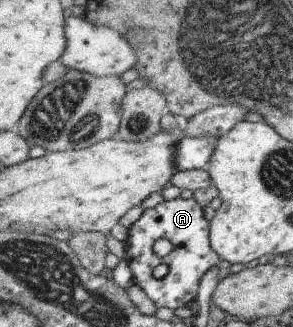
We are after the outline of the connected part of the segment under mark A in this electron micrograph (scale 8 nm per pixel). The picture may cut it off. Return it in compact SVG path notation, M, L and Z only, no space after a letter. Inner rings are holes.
M176 197L164 200L155 207L144 209L140 218L128 229L127 238L125 242L127 247L123 247L120 252L127 261L134 283L158 308L165 306L174 310L194 302L202 278L214 266L224 266L211 245L211 221L206 220L203 205L194 198ZM164 238L171 242L173 249L166 256L160 256L154 252L154 246L158 240ZM160 264L165 264L169 269L169 273L162 279L154 276L154 270Z

